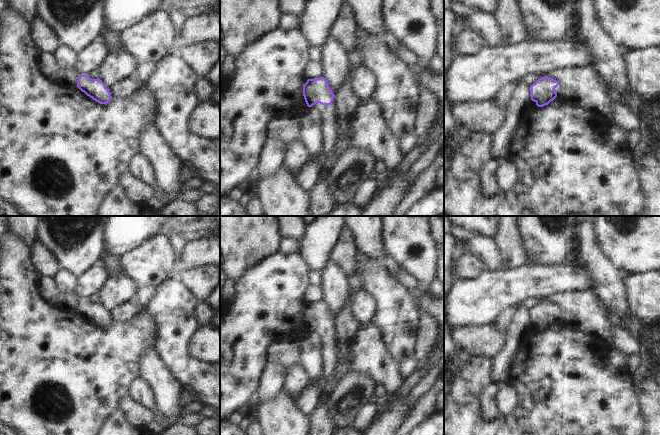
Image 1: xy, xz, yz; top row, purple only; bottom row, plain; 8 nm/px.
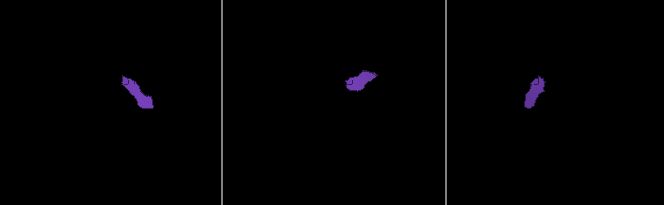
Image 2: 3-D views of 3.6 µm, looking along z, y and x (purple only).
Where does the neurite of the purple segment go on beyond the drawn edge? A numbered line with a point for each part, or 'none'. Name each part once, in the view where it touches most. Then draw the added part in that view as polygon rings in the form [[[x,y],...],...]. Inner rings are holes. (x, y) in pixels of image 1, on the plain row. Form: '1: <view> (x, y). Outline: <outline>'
1: xz (327, 336). Outline: [[[316,327],[312,332],[317,333],[322,341],[322,373],[319,381],[329,379],[334,374],[336,358],[336,336],[334,330]]]

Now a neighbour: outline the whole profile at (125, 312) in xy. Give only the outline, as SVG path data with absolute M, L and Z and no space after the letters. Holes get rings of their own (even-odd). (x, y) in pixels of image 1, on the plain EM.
M129 301L113 309L108 314L114 323L125 323L130 321L139 312L138 306L134 301Z

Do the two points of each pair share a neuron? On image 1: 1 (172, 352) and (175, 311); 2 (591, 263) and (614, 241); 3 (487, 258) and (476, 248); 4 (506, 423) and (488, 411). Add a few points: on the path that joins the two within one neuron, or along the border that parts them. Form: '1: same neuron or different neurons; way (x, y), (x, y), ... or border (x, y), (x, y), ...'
1: same neuron; way (172, 342), (175, 321)
2: different neurons; border (594, 230), (594, 235), (602, 253), (618, 270)
3: same neuron; way (484, 255), (479, 250)
4: different neurons; border (481, 400), (485, 419), (499, 415)

